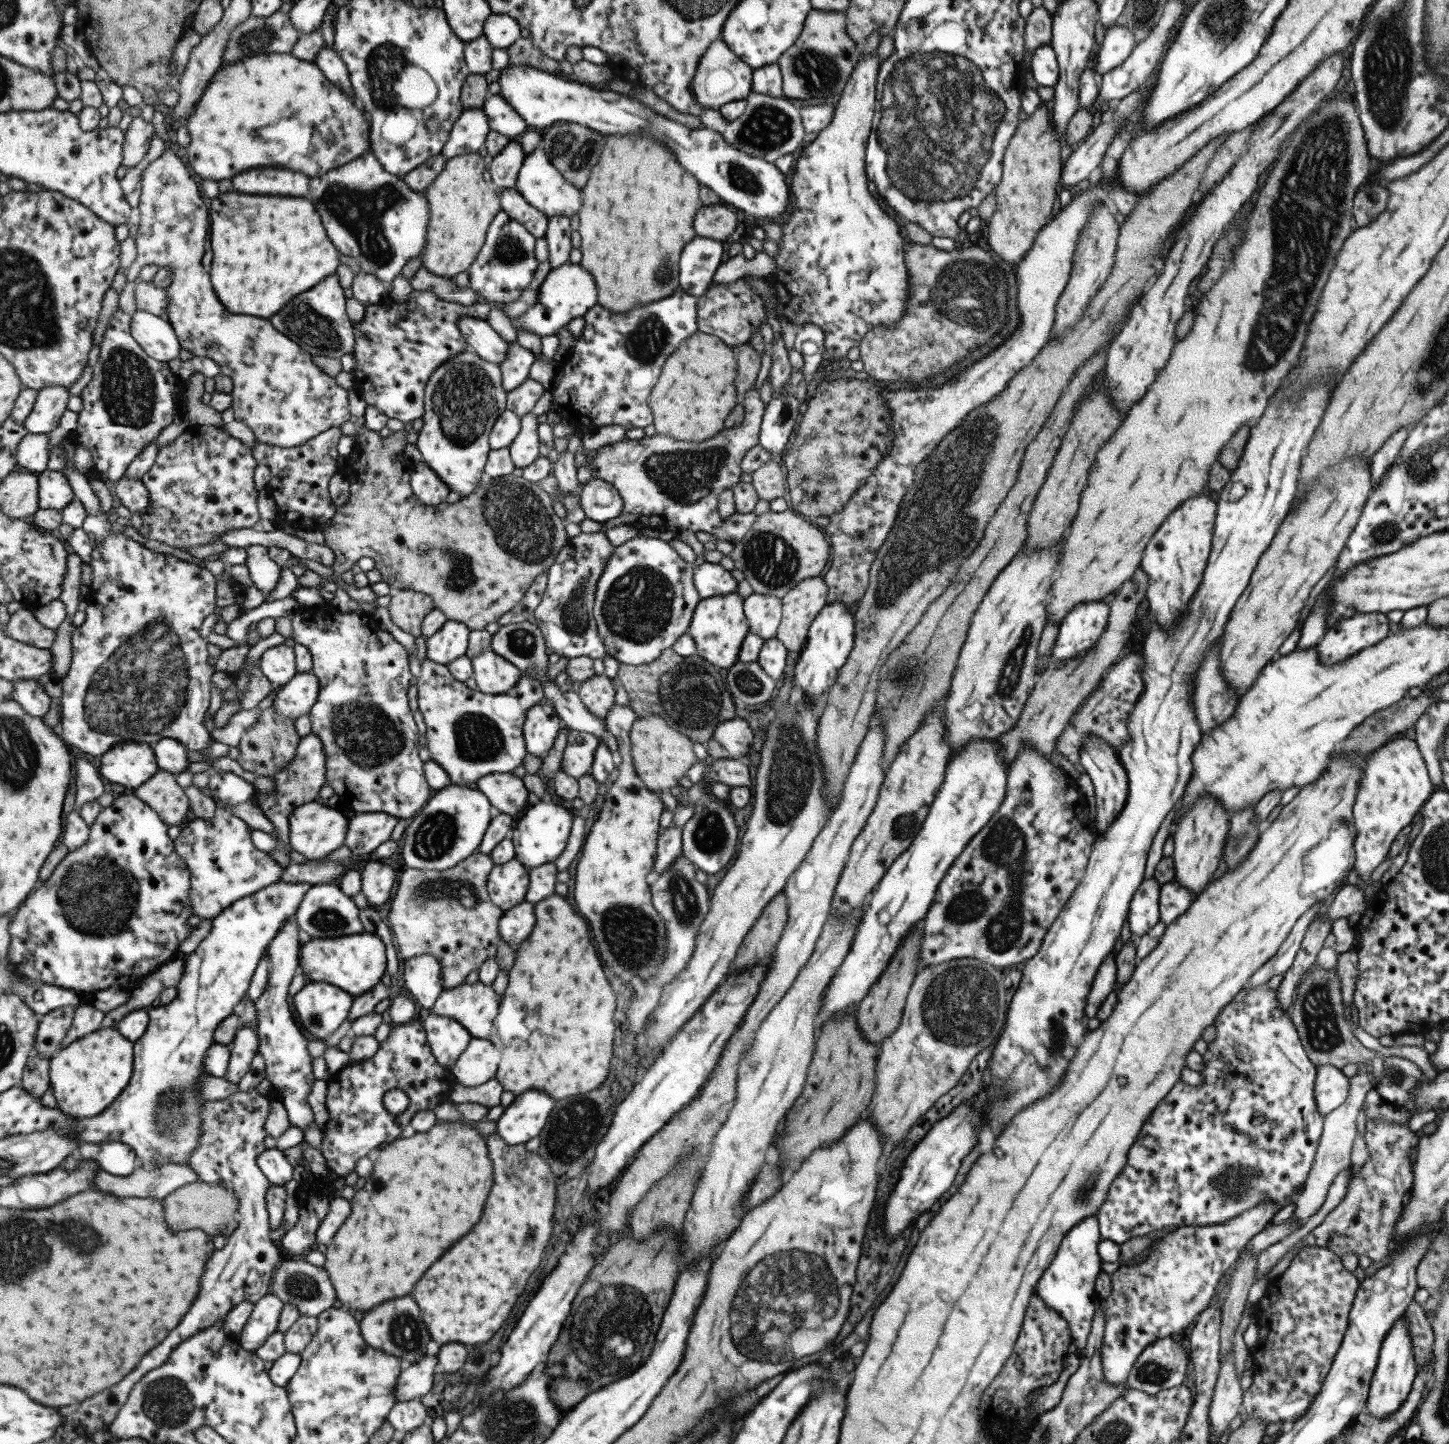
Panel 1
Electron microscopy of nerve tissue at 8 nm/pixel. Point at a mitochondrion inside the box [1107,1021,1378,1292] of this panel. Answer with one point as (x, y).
(1234, 1184)

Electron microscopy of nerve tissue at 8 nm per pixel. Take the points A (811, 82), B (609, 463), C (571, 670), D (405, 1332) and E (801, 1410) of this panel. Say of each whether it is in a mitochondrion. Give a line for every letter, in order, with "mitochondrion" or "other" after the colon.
A: mitochondrion
B: other
C: other
D: mitochondrion
E: other

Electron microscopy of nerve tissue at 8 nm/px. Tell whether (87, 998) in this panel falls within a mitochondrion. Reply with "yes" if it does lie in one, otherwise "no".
no

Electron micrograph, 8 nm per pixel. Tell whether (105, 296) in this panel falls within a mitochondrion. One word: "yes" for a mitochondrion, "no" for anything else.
no

